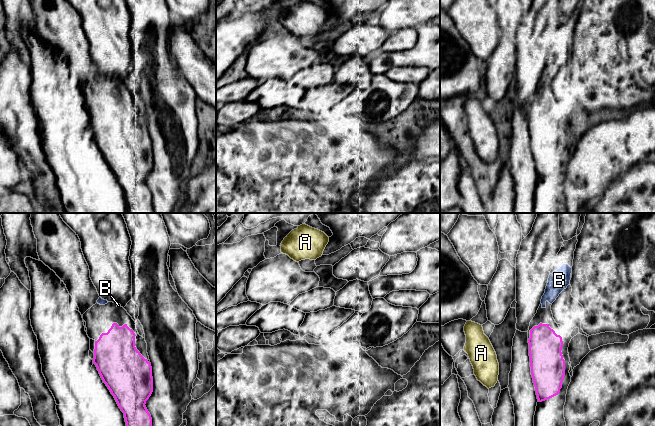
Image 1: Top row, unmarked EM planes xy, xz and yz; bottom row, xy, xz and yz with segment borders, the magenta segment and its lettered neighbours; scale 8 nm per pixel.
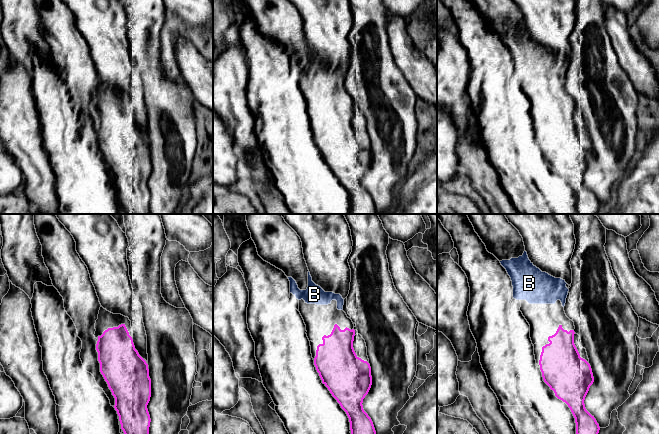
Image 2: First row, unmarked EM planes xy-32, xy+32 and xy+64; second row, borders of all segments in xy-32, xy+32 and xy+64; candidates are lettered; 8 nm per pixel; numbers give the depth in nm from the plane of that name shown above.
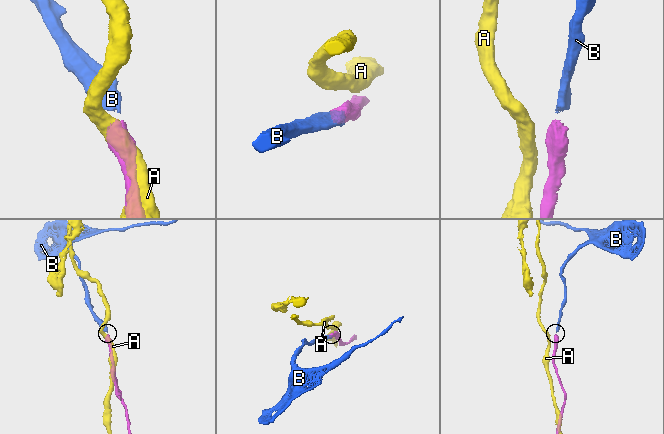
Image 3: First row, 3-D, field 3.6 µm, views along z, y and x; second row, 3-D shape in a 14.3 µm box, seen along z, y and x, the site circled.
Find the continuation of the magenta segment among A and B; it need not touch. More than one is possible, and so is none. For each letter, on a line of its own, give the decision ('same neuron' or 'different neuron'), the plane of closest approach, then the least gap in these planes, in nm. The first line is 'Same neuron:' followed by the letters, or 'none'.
Same neuron: B
A: different neuron; nearest in yz; 260 nm apart
B: same neuron; nearest in yz; 130 nm apart

